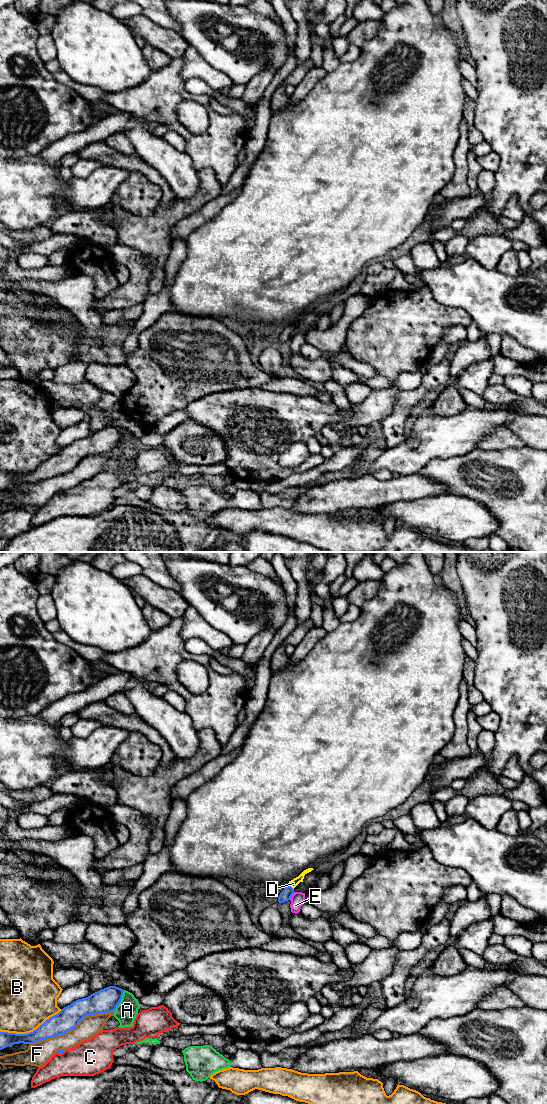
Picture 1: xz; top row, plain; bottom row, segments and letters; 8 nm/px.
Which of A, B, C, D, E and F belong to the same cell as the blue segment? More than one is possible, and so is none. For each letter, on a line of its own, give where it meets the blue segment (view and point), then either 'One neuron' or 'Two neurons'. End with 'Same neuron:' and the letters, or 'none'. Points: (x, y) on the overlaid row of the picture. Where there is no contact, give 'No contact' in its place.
A: Touches blue at xz (120, 1000). Two neurons
B: Touches blue at xz (30, 1032). Two neurons
C: Touches blue at xz (60, 1053). Two neurons
D: Touches blue at xz (291, 887). One neuron
E: Touches blue at xz (291, 896). Two neurons
F: Touches blue at xz (71, 1030). Two neurons
Same neuron: D

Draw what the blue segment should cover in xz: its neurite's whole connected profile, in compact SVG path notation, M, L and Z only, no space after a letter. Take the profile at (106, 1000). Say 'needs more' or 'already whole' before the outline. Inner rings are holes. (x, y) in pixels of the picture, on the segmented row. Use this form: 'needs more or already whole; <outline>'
already whole; M109 986L86 998L78 999L47 1019L36 1030L27 1034L0 1031L0 1050L14 1044L34 1044L66 1034L75 1029L79 1022L88 1015L115 1011L122 999L123 991L119 987Z

